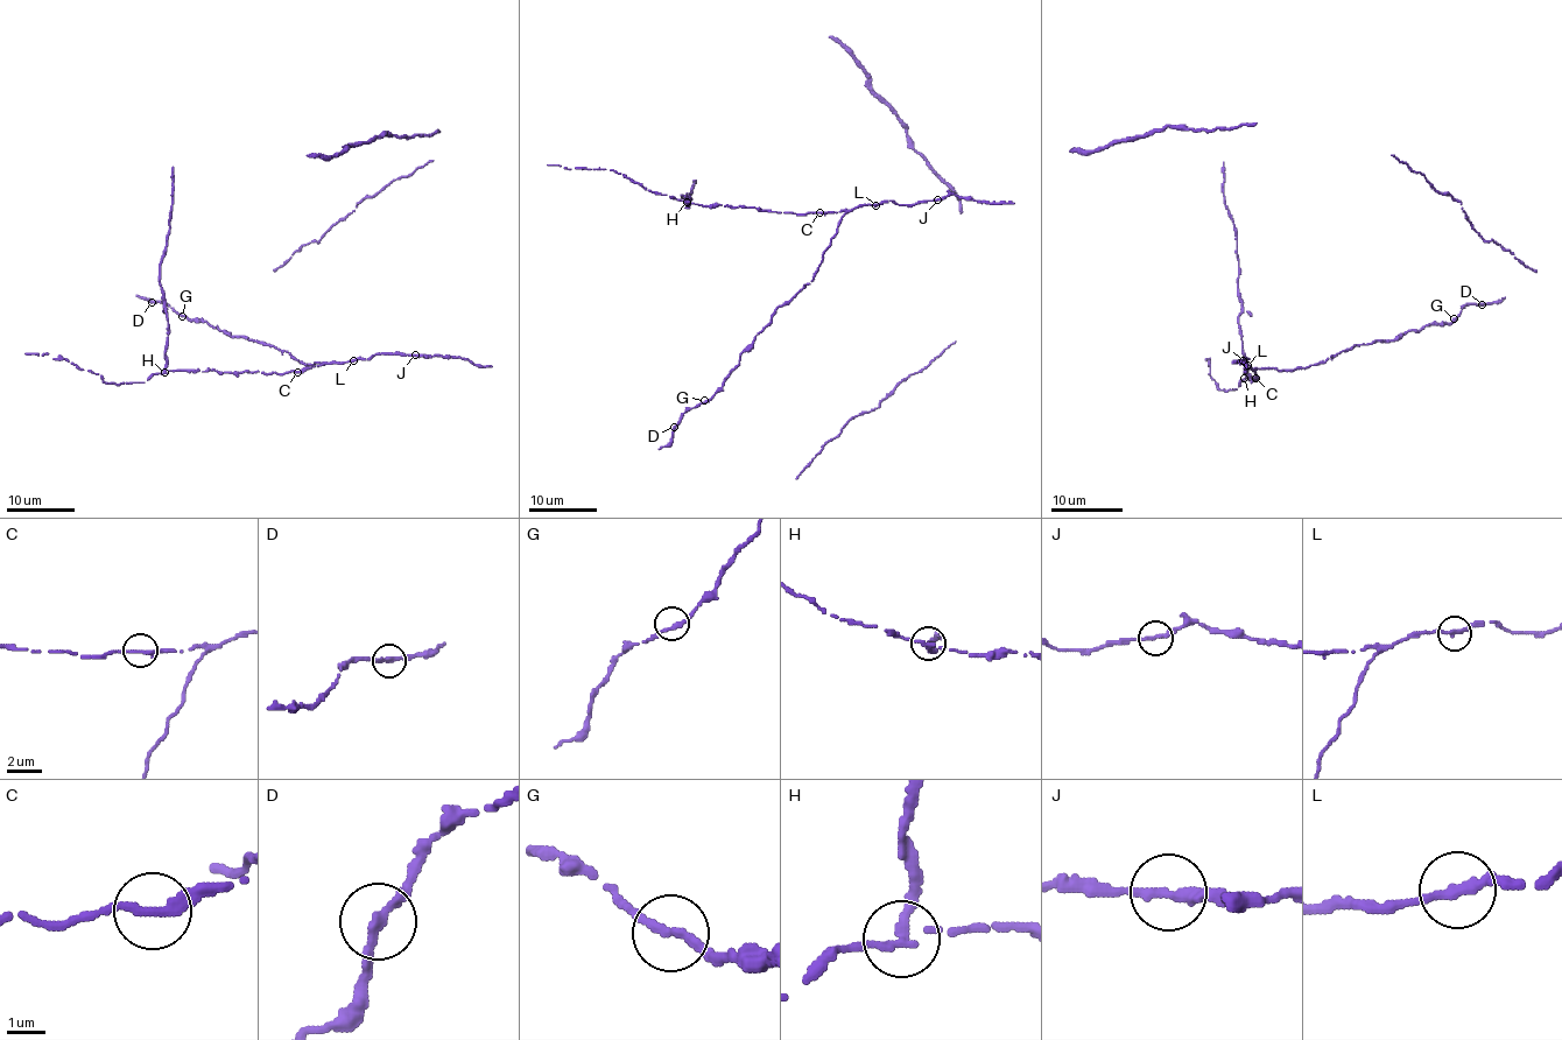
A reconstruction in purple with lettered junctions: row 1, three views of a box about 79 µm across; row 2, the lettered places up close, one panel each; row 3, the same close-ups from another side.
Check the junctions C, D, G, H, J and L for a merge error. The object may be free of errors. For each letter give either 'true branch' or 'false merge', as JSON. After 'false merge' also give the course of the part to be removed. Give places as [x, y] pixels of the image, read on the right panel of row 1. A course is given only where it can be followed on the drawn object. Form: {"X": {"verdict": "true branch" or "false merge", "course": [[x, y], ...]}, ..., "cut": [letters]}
{"C": {"verdict": "true branch"}, "D": {"verdict": "true branch"}, "G": {"verdict": "true branch"}, "H": {"verdict": "false merge", "course": [[1244, 378], [1247, 369], [1239, 315], [1239, 258], [1233, 220], [1224, 204], [1223, 162]]}, "J": {"verdict": "true branch"}, "L": {"verdict": "true branch"}, "cut": ["H"]}

